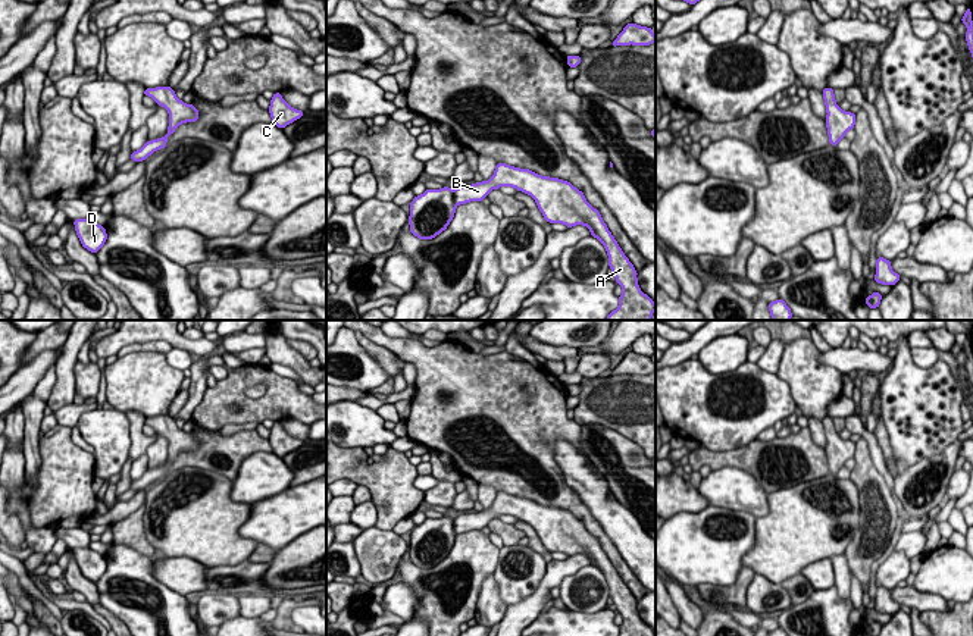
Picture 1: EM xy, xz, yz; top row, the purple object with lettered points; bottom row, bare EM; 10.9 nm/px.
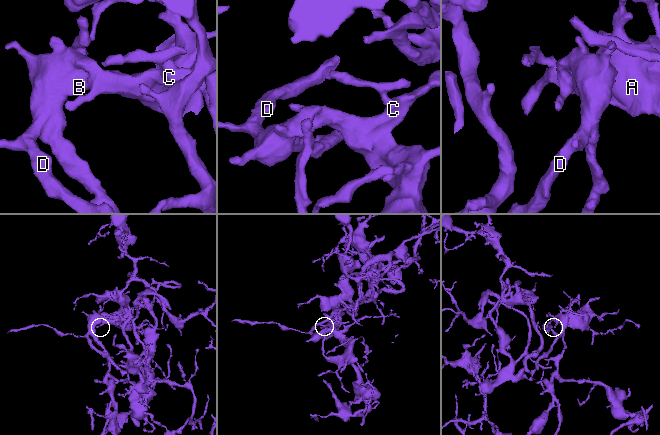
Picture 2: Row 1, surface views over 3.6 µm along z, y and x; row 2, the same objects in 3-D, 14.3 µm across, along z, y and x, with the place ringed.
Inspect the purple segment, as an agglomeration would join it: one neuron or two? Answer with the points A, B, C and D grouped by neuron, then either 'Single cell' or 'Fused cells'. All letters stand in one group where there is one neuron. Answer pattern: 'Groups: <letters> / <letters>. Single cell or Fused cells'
Groups: A B C D. Single cell

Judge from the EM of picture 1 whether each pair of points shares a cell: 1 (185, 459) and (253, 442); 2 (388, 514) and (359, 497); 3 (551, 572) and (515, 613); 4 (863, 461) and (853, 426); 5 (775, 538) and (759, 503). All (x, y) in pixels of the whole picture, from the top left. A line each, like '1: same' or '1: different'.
1: same
2: different
3: same
4: different
5: different

